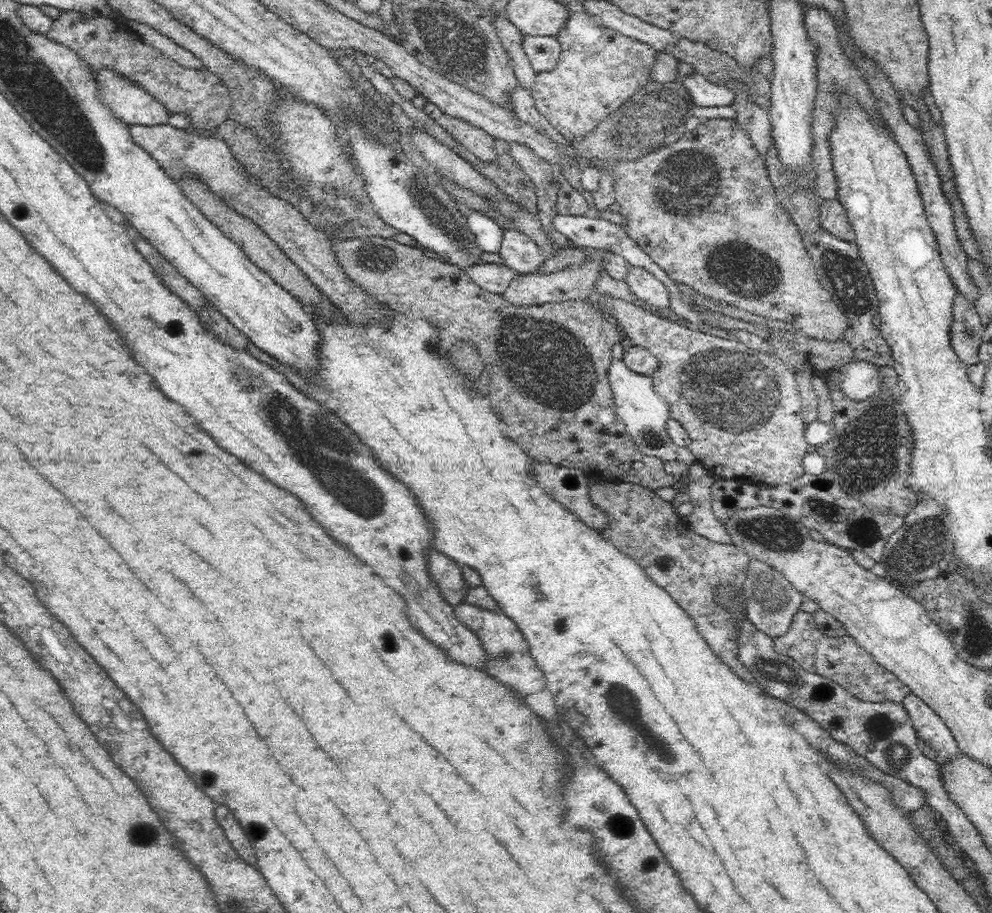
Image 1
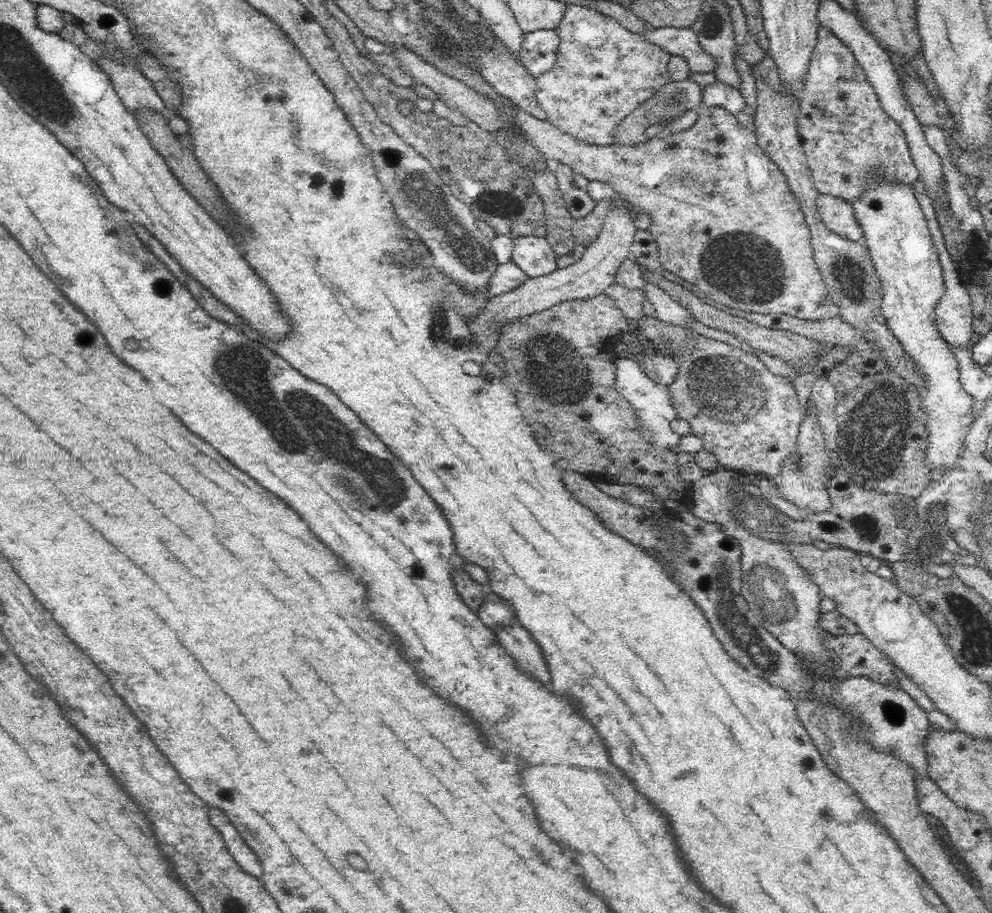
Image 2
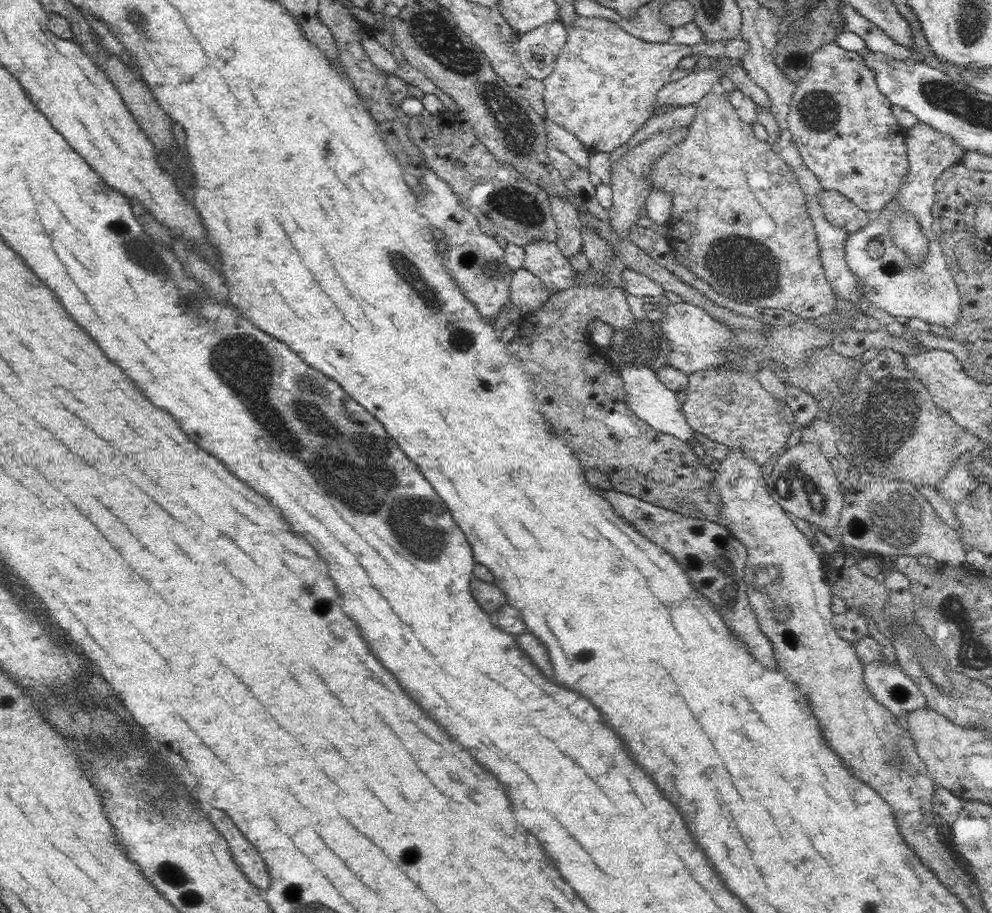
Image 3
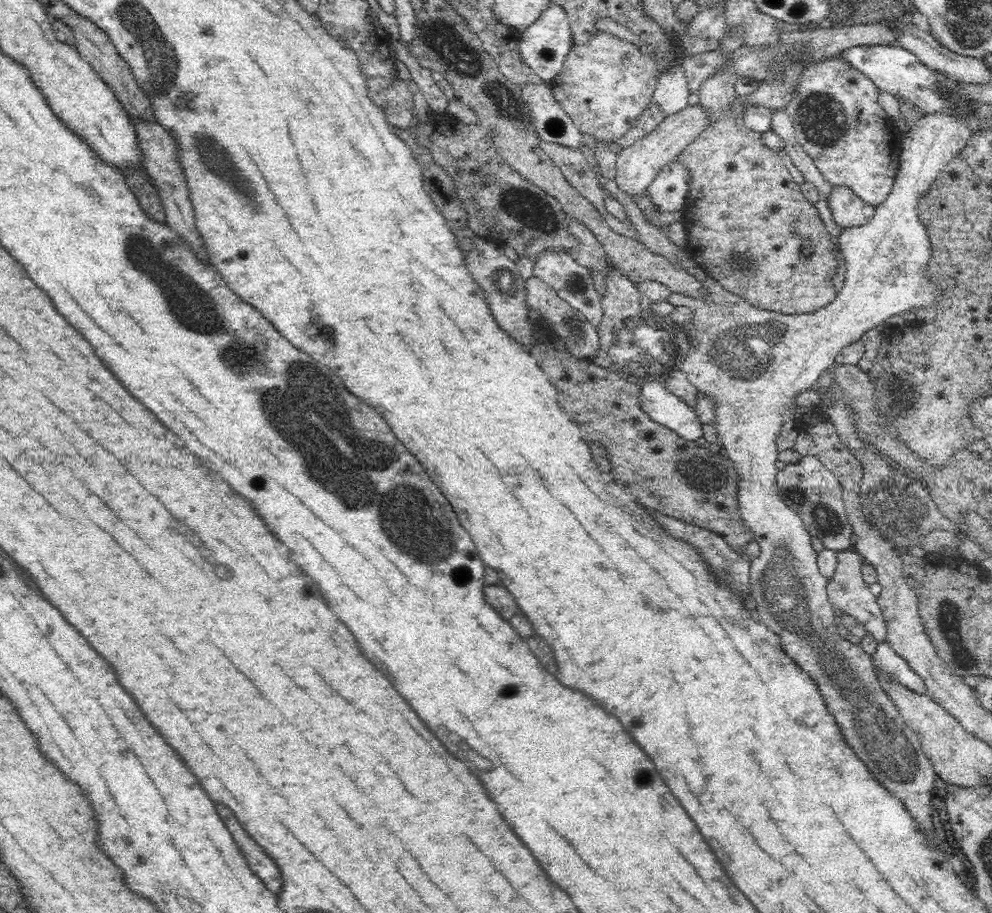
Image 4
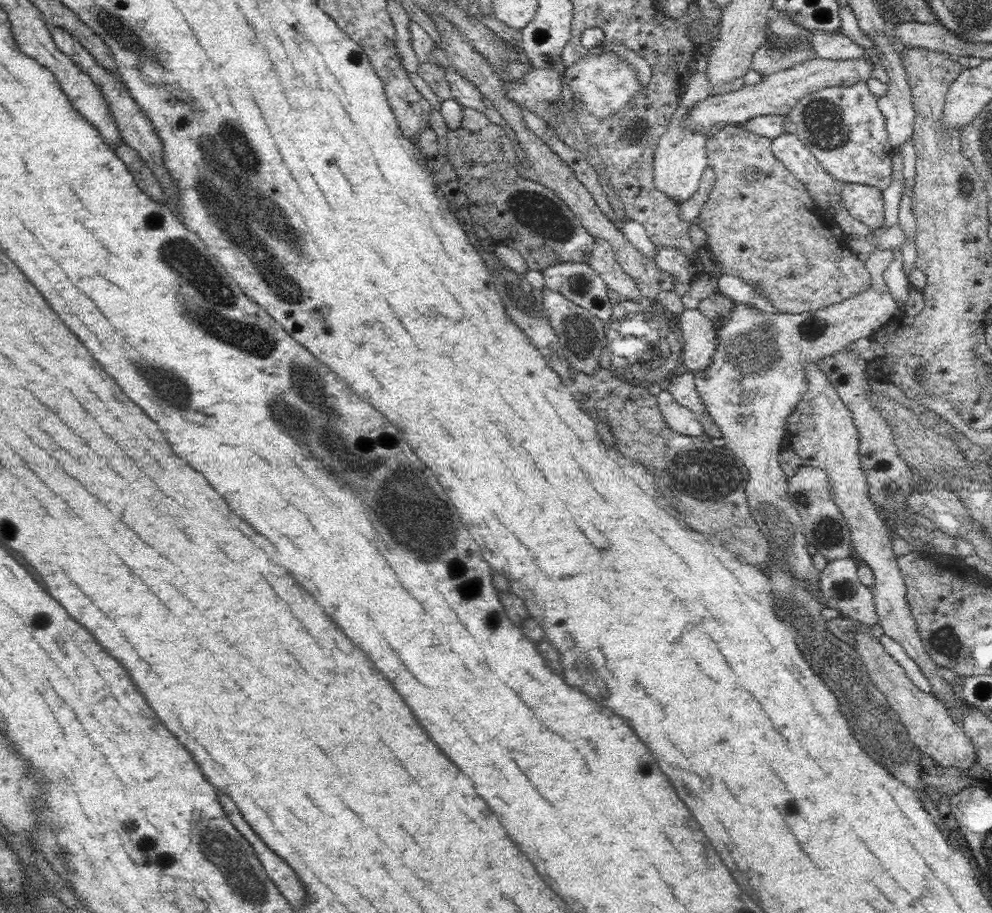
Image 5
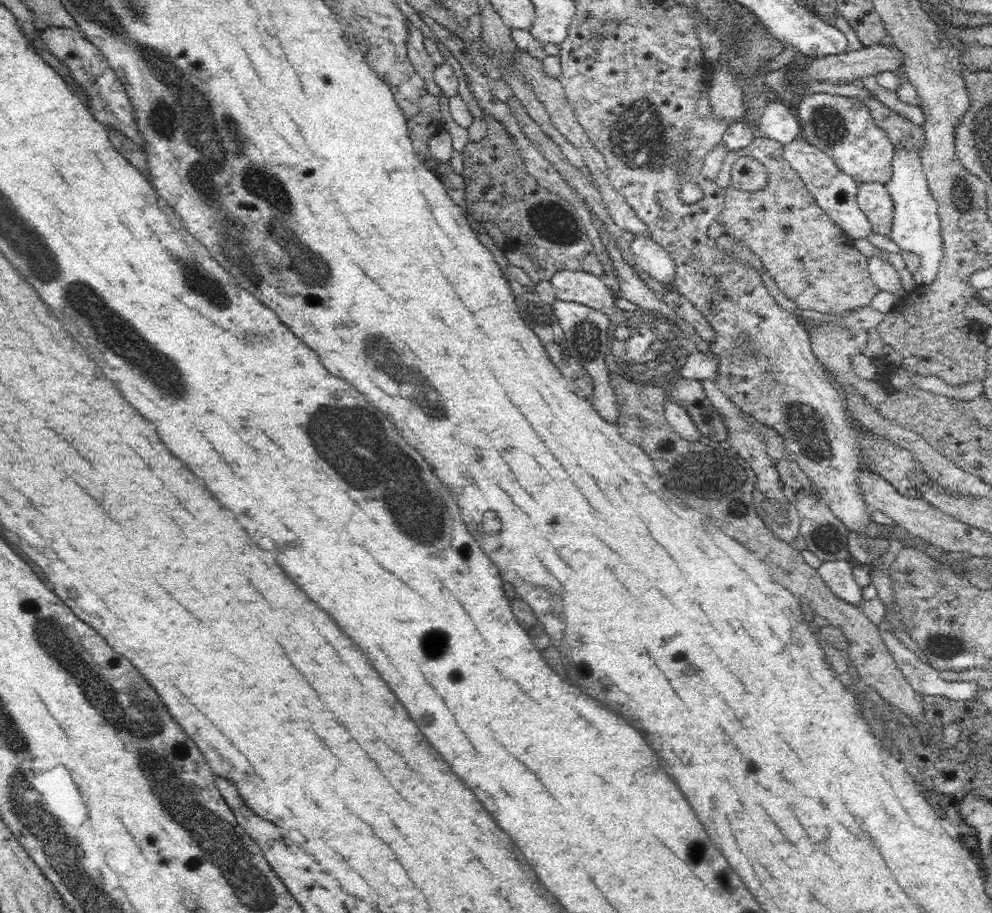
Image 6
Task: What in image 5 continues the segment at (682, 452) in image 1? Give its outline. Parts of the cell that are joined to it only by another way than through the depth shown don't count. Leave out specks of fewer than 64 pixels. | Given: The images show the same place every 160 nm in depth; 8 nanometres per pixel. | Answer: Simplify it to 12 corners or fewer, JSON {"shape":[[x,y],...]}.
{"shape":[[667,390],[657,398],[660,412],[674,431],[703,434],[702,423]]}

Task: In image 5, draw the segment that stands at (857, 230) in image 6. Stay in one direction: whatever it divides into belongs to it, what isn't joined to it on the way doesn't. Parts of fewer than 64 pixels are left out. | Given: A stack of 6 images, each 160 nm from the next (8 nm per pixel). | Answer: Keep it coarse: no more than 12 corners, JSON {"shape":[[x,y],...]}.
{"shape":[[794,132],[771,139],[775,157],[834,216],[843,184]]}

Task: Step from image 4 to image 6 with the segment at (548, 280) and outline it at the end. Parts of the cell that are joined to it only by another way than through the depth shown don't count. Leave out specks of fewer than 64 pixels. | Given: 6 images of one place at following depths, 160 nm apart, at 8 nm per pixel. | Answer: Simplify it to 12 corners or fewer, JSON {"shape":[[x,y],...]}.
{"shape":[[561,270],[549,280],[555,295],[612,318],[615,298],[600,277]]}

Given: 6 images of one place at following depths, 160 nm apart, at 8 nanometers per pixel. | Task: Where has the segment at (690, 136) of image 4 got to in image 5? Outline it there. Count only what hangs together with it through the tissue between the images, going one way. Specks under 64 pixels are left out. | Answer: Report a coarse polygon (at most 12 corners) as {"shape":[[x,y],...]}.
{"shape":[[818,56],[756,84],[712,94],[684,116],[687,130],[742,127],[788,116],[805,95],[867,81],[870,60]]}

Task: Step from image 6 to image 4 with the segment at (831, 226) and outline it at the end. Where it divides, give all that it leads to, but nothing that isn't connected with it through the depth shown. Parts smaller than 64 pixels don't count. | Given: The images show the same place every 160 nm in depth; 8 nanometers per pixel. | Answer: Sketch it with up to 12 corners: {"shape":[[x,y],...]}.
{"shape":[[700,86],[677,156],[693,261],[751,306],[811,314],[838,260],[778,152]]}

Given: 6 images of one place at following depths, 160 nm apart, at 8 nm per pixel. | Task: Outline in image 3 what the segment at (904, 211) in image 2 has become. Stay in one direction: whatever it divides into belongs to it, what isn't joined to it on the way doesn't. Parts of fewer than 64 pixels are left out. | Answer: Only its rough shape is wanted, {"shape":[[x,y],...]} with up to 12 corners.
{"shape":[[902,213],[891,220],[893,243],[907,264],[922,262],[928,239],[916,217]]}

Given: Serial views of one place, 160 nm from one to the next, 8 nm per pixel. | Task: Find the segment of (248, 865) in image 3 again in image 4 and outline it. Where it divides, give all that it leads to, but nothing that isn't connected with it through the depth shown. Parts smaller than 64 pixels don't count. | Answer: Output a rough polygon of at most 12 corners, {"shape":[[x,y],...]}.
{"shape":[[228,806],[216,810],[250,868],[277,895],[282,888],[276,862],[246,834]]}

